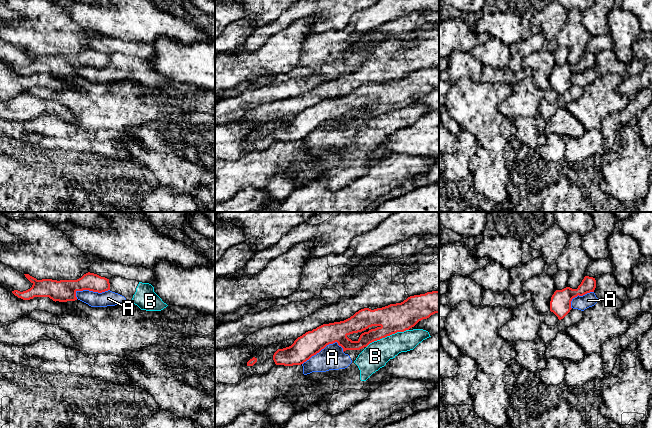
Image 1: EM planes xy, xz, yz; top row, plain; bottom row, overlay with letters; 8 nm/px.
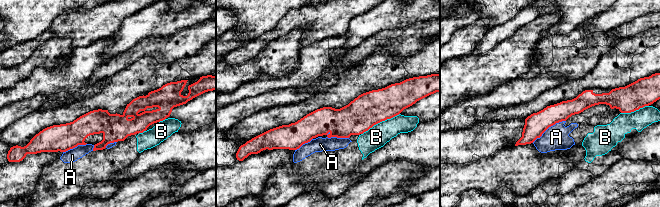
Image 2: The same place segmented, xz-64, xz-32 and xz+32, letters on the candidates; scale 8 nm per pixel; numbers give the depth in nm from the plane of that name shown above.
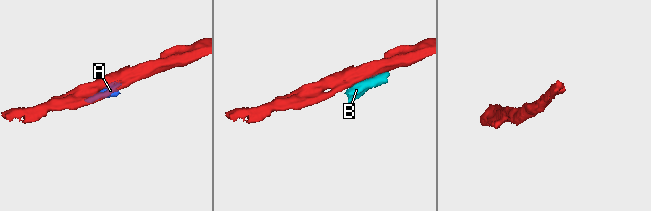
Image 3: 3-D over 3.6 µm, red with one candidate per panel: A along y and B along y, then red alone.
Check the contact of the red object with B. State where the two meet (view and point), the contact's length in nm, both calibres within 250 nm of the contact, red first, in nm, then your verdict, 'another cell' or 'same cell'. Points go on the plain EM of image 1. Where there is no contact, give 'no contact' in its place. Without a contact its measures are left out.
meets red in xz at (387, 111); contact 380 nm long; 240 nm thick on the red side, 200 nm on the other; another cell

